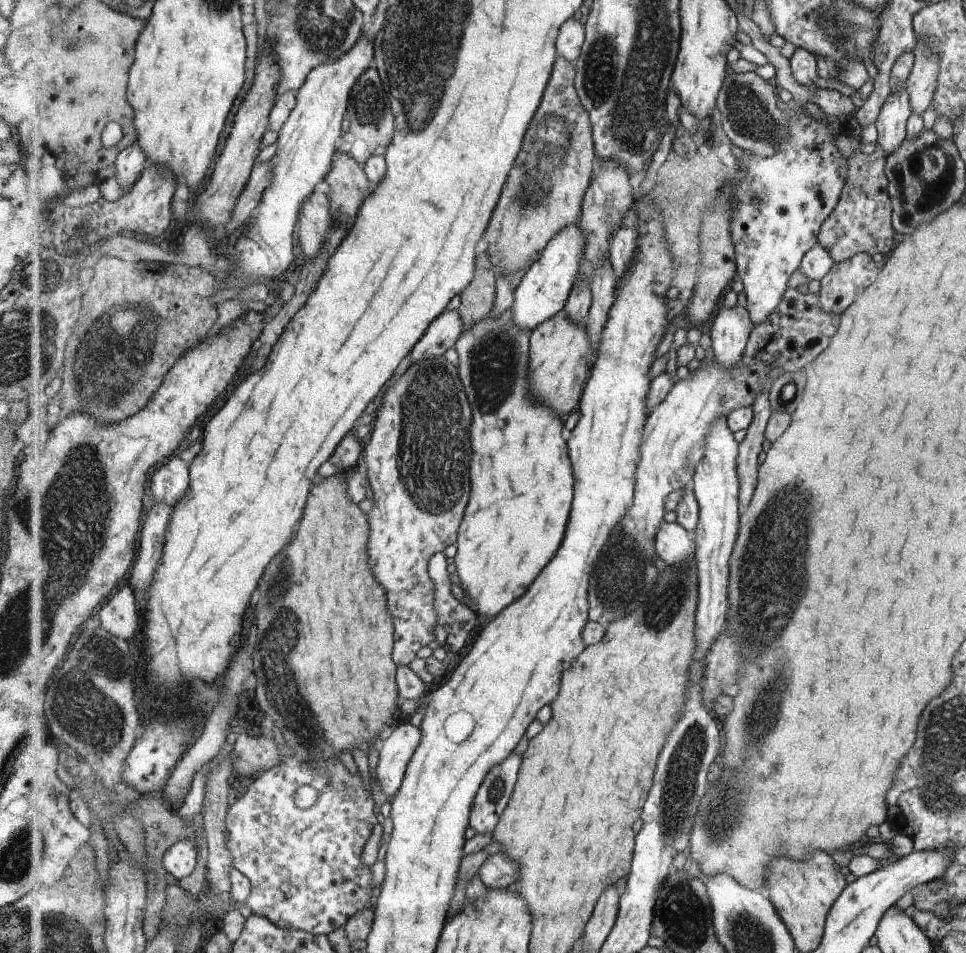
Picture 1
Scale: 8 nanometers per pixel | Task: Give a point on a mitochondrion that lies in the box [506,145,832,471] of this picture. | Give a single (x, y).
(787, 393)

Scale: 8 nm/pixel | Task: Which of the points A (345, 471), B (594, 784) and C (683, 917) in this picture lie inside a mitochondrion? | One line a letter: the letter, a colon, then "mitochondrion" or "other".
A: other
B: other
C: mitochondrion

